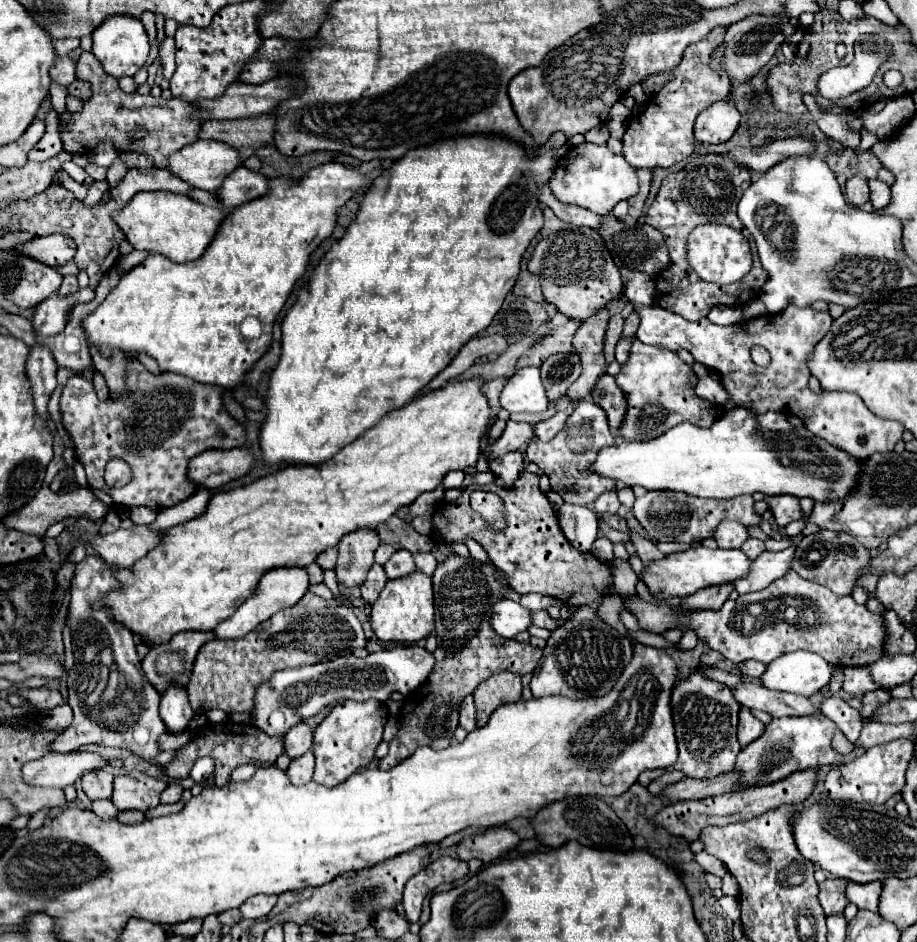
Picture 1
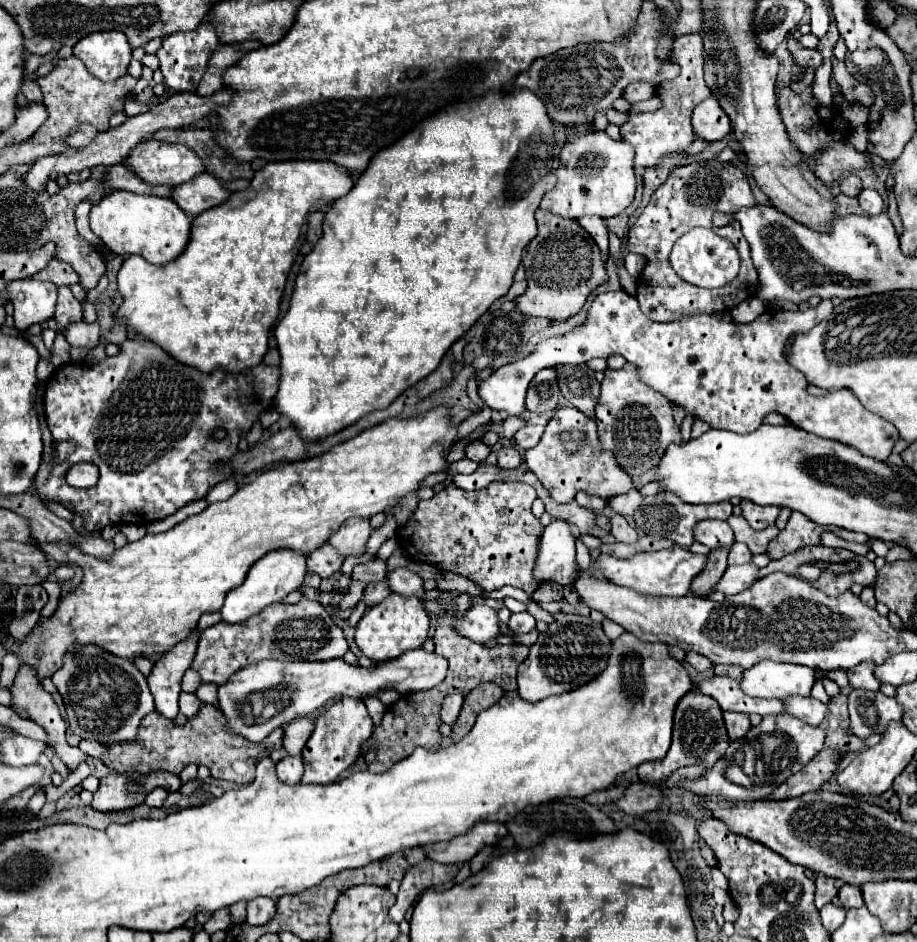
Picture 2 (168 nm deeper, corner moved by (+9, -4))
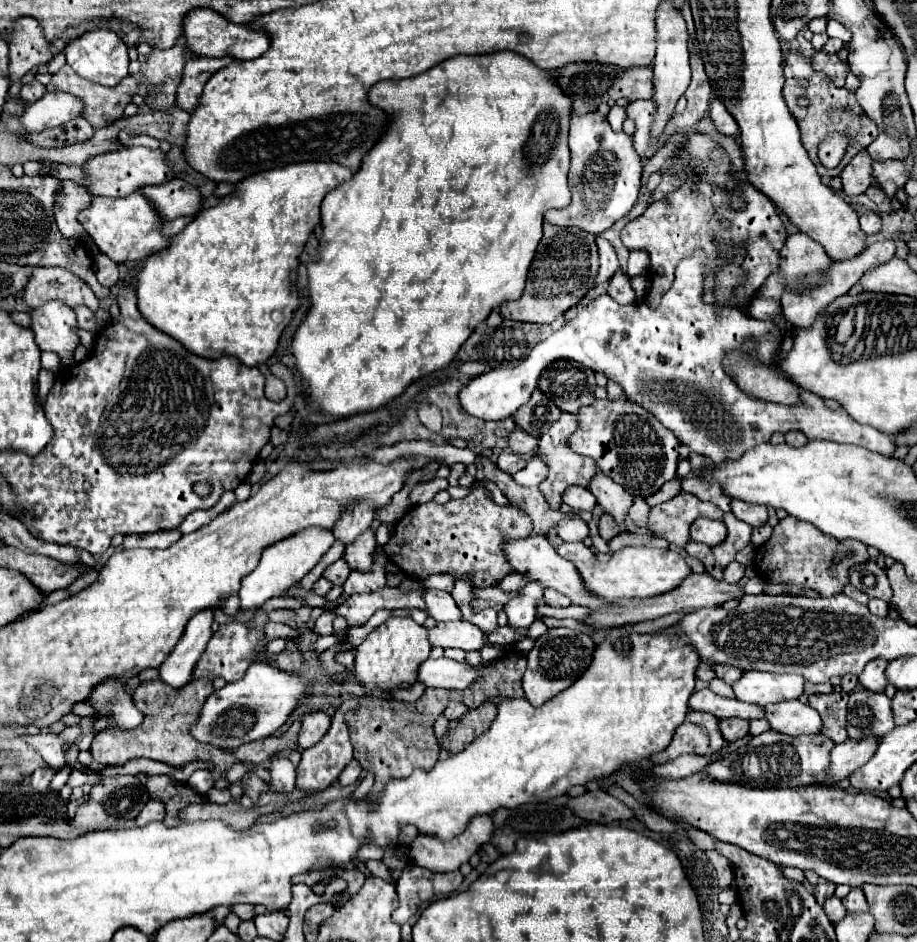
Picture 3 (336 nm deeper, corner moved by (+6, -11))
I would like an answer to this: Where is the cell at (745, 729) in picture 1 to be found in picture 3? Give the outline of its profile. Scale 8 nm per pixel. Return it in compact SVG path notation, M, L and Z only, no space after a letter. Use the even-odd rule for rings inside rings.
M722 719L720 731L728 743L738 741L748 735L748 721L746 719Z

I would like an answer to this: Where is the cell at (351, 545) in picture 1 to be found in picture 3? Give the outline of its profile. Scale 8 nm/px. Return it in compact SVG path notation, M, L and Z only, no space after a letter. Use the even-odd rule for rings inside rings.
M350 507L350 511L346 511L346 515L342 515L342 519L334 525L332 533L340 543L350 545L366 529L370 529L372 521L374 521L374 511L370 511L370 507Z

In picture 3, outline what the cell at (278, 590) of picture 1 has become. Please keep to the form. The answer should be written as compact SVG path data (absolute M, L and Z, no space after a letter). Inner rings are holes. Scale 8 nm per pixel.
M310 529L310 531L302 531L298 535L292 535L290 539L284 539L282 543L274 543L274 547L266 547L266 551L262 553L260 565L250 575L246 575L246 579L242 579L240 611L242 613L258 611L266 601L286 595L286 591L290 587L298 585L302 581L302 577L306 577L318 565L318 561L332 547L332 543L334 543L332 531Z

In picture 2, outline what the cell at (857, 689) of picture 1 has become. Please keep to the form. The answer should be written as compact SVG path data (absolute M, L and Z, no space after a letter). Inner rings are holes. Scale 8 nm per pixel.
M869 660L863 662L863 664L859 664L859 666L855 666L853 670L849 670L847 676L849 676L851 688L863 688L863 690L877 692L879 686L881 686L881 682L873 676L873 670L875 670L875 664L869 662Z

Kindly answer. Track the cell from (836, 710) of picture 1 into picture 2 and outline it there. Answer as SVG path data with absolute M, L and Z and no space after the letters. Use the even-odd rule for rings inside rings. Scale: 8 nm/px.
M791 696L791 700L783 700L785 704L785 712L811 724L811 726L819 726L827 714L827 704L807 696L807 698L801 698L801 696Z

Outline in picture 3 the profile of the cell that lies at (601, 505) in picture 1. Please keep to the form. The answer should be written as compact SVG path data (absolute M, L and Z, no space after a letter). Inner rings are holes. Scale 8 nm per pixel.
M568 487L564 495L564 503L574 511L592 511L596 507L594 495L584 487Z

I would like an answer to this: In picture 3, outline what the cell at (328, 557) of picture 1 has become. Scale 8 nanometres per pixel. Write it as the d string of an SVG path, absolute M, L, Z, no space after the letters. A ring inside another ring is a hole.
M344 559L334 561L334 563L328 565L326 571L322 573L322 577L328 579L330 583L334 583L334 585L344 585L344 581L348 579L348 575L350 575L350 567L348 567L348 563L346 563Z

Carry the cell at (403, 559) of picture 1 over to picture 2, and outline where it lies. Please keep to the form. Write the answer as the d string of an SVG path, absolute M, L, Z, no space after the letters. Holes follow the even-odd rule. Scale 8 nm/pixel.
M397 568L393 572L387 574L387 582L391 586L393 592L401 594L401 596L415 596L415 598L423 598L425 588L423 588L423 578L417 576L415 572L409 572L407 568Z

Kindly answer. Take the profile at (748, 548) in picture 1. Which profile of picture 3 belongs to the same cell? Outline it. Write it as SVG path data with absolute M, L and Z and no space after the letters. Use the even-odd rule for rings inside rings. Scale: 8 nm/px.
M732 561L726 569L724 569L724 579L730 583L738 583L744 577L744 565L740 565L738 561Z

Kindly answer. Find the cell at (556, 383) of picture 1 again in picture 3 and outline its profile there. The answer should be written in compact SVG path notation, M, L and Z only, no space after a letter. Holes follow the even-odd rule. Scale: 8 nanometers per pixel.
M536 389L530 401L518 409L518 415L514 415L514 421L526 433L542 435L560 417L560 413L562 411L554 405L554 401L548 395L542 395L540 389Z

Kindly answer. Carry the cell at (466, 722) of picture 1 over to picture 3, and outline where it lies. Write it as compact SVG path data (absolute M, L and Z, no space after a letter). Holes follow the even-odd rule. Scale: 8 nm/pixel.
M450 701L448 707L446 707L446 711L444 711L444 717L446 717L448 721L456 721L456 719L460 719L460 717L466 715L466 713L468 713L468 707L466 707L464 703L460 703L460 701Z

